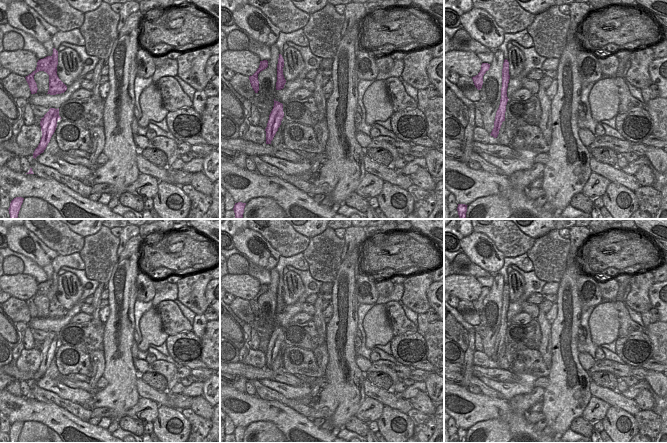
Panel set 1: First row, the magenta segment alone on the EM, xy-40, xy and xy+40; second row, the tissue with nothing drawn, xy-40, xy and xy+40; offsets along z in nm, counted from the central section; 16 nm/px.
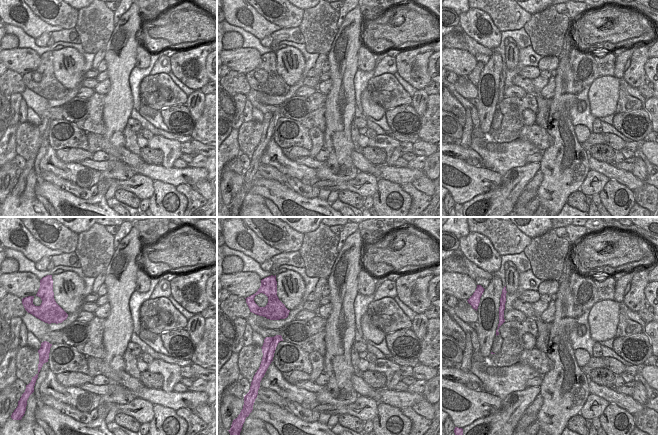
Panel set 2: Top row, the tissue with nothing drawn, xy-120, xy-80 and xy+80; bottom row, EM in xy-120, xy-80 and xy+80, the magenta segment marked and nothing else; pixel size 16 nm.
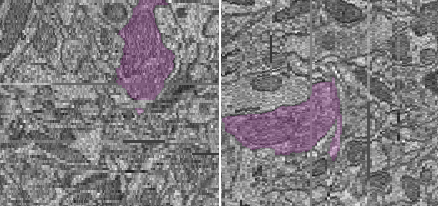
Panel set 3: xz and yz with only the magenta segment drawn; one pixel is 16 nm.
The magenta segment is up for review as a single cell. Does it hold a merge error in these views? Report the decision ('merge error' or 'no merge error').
merge error

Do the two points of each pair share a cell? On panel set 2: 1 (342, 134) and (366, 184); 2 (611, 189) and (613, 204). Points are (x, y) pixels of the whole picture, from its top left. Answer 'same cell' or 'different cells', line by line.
1: different cells
2: same cell

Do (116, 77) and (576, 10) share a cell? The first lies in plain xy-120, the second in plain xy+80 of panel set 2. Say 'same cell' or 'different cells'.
different cells

